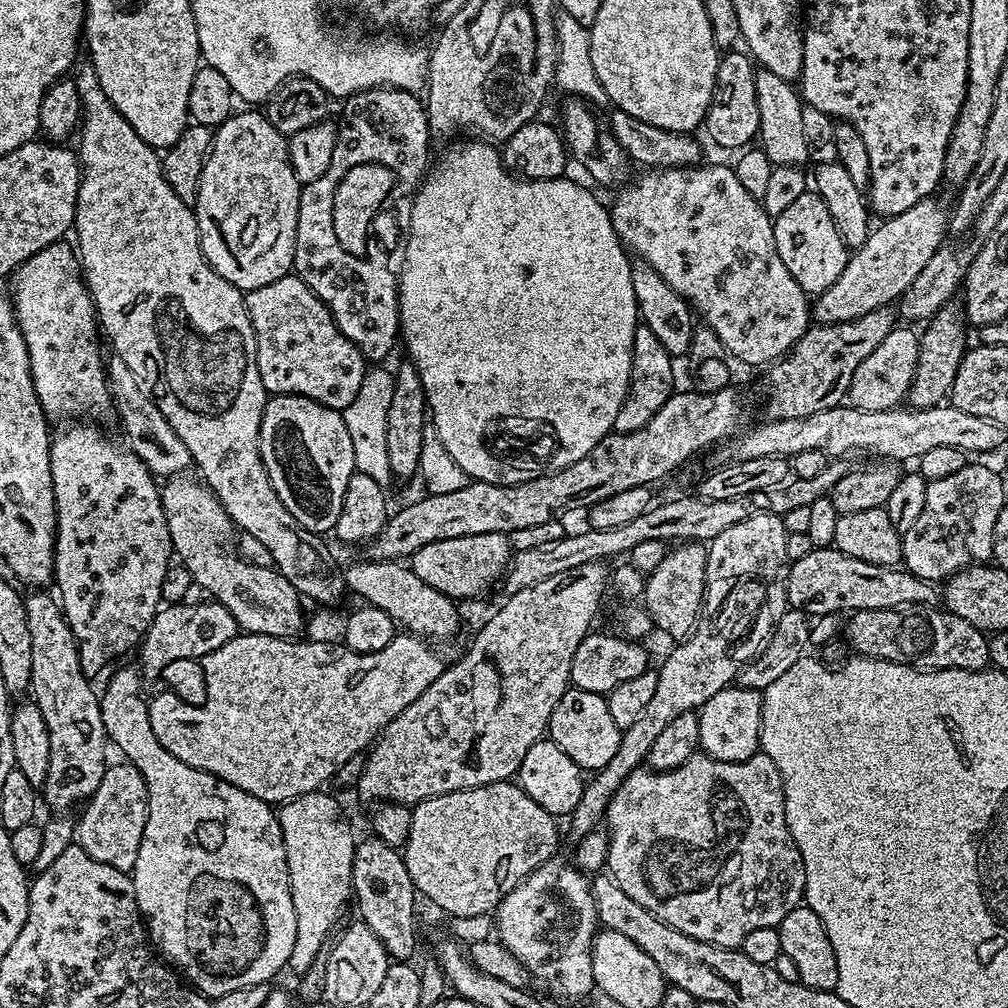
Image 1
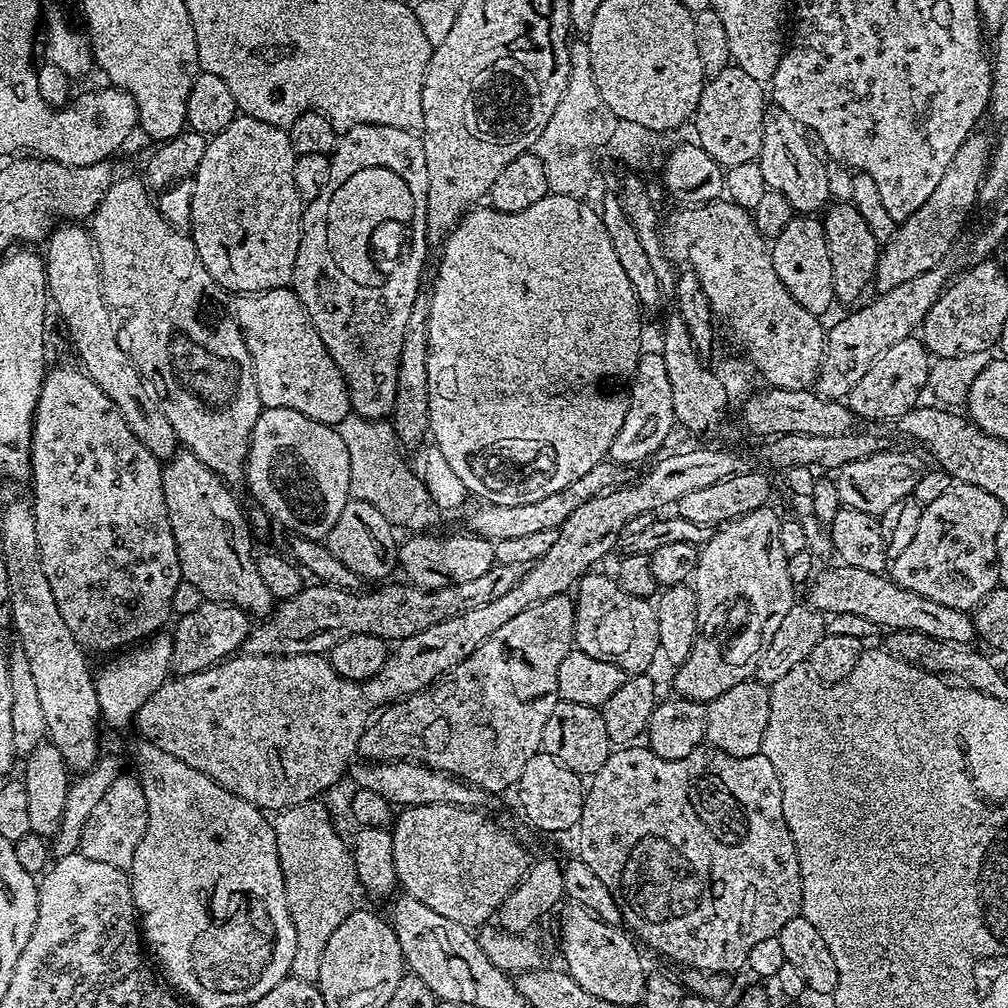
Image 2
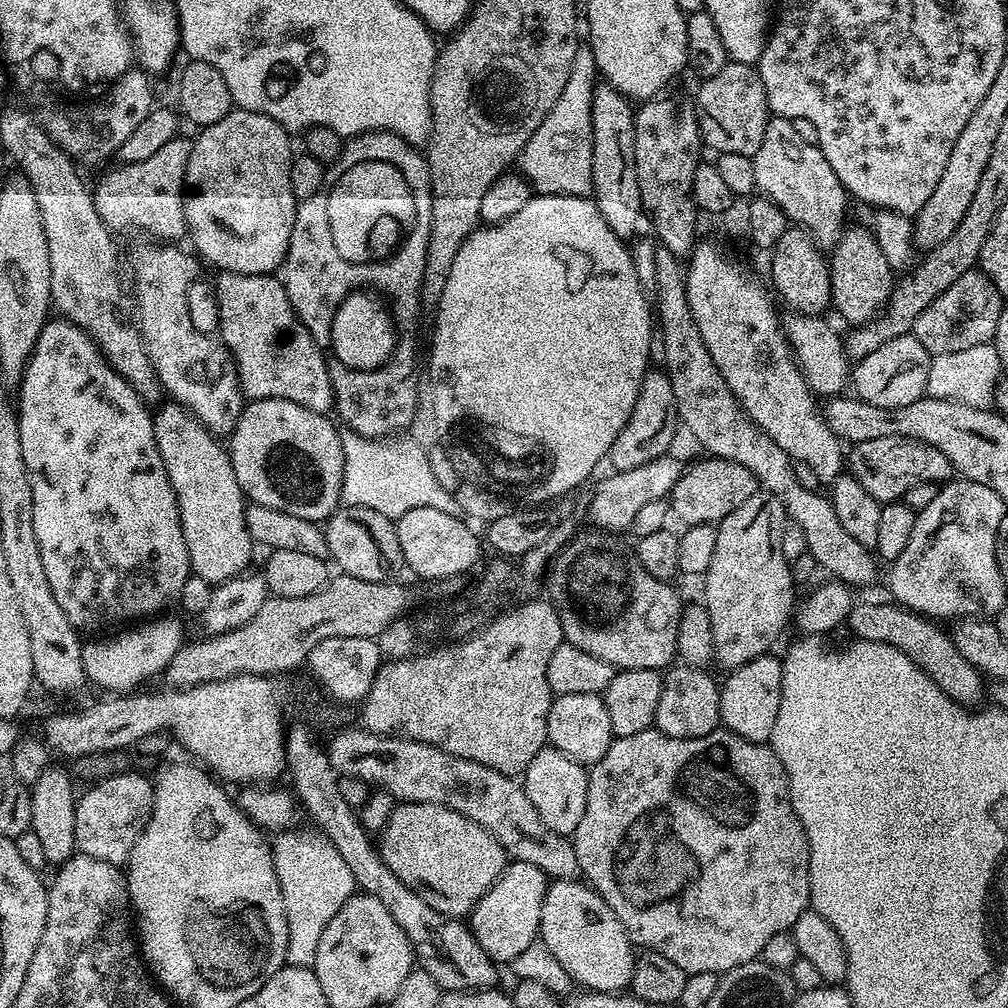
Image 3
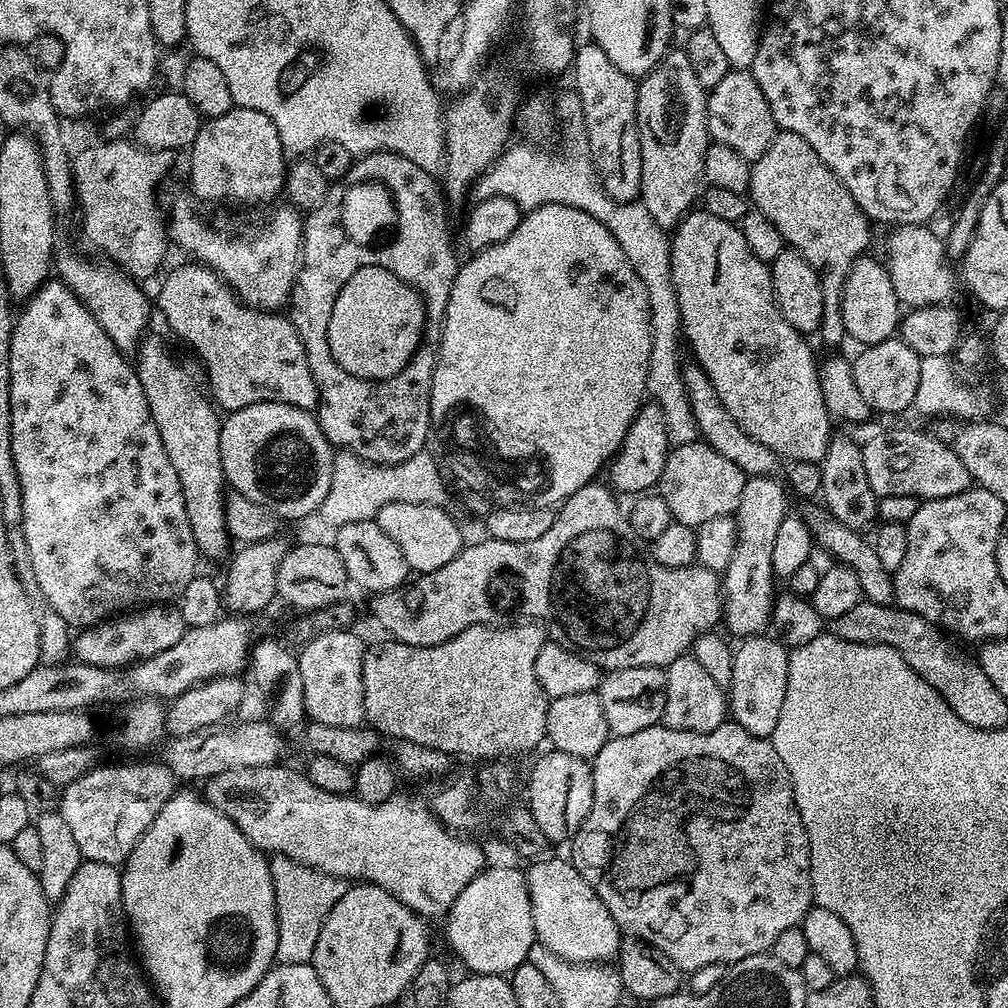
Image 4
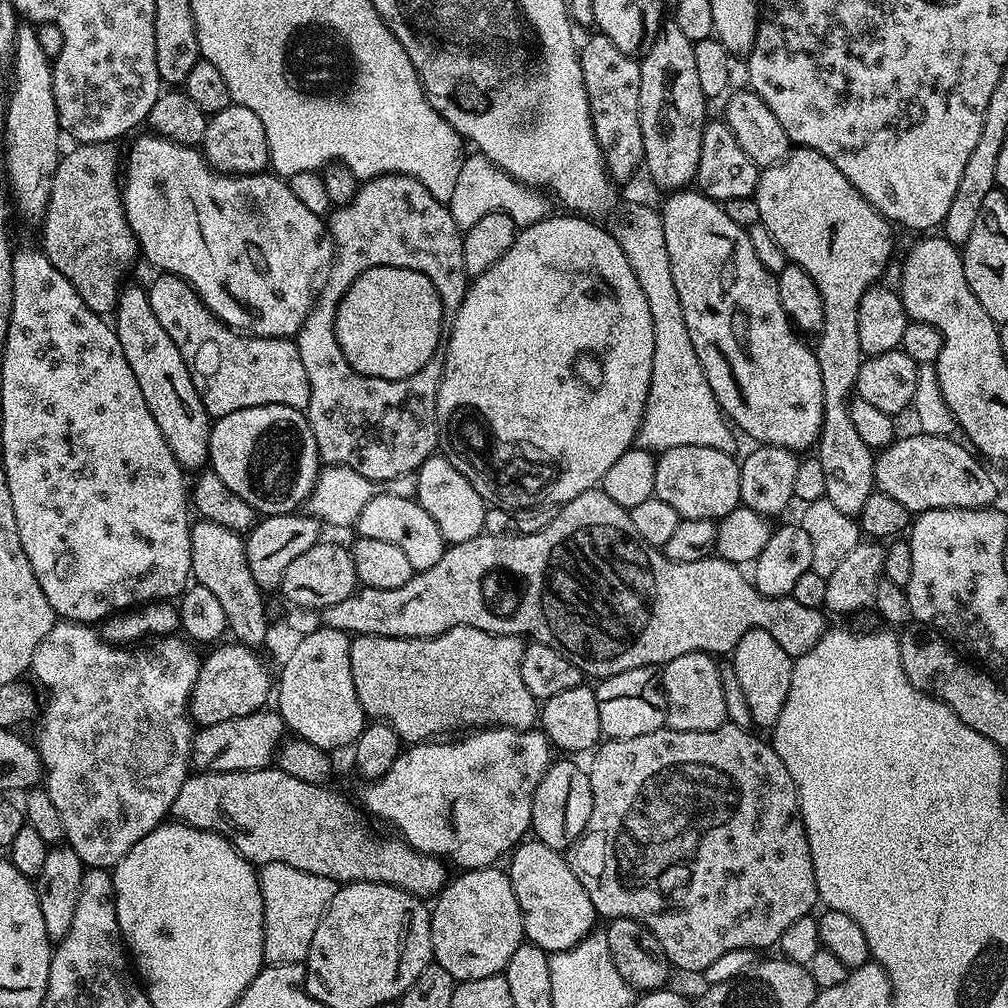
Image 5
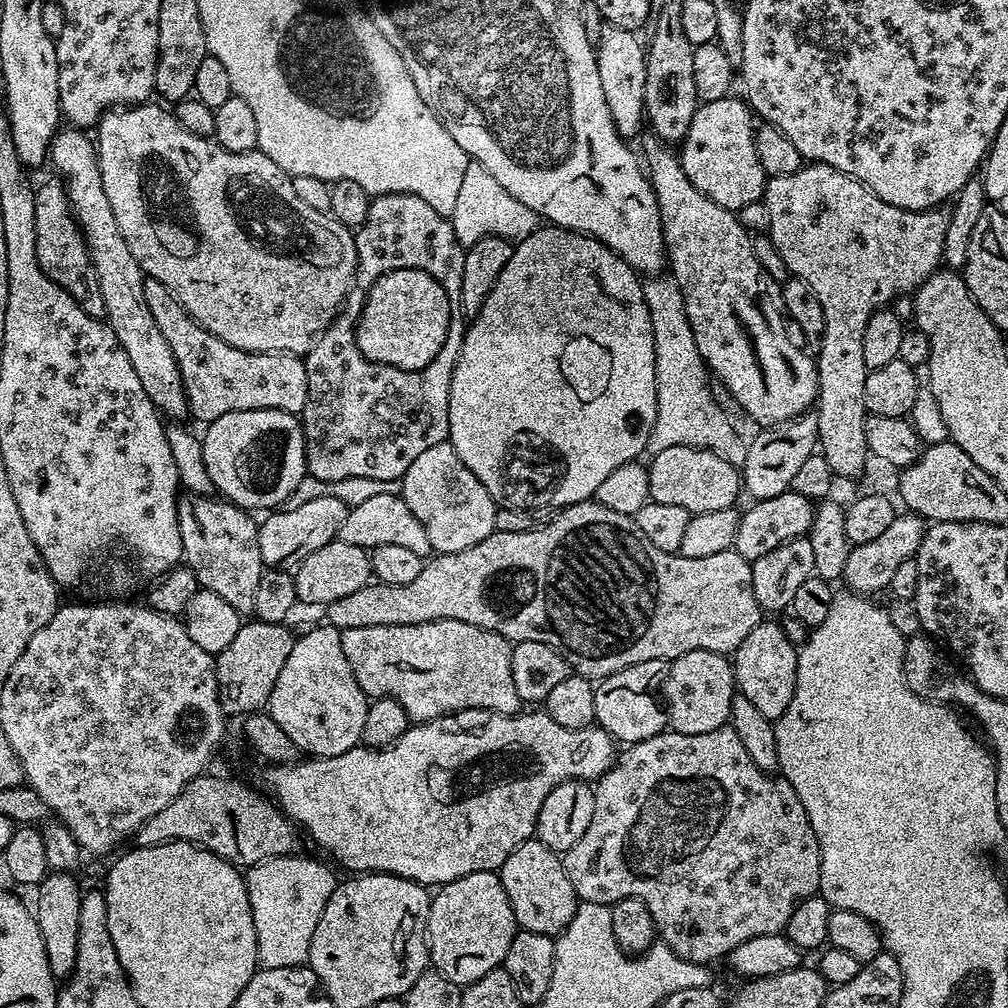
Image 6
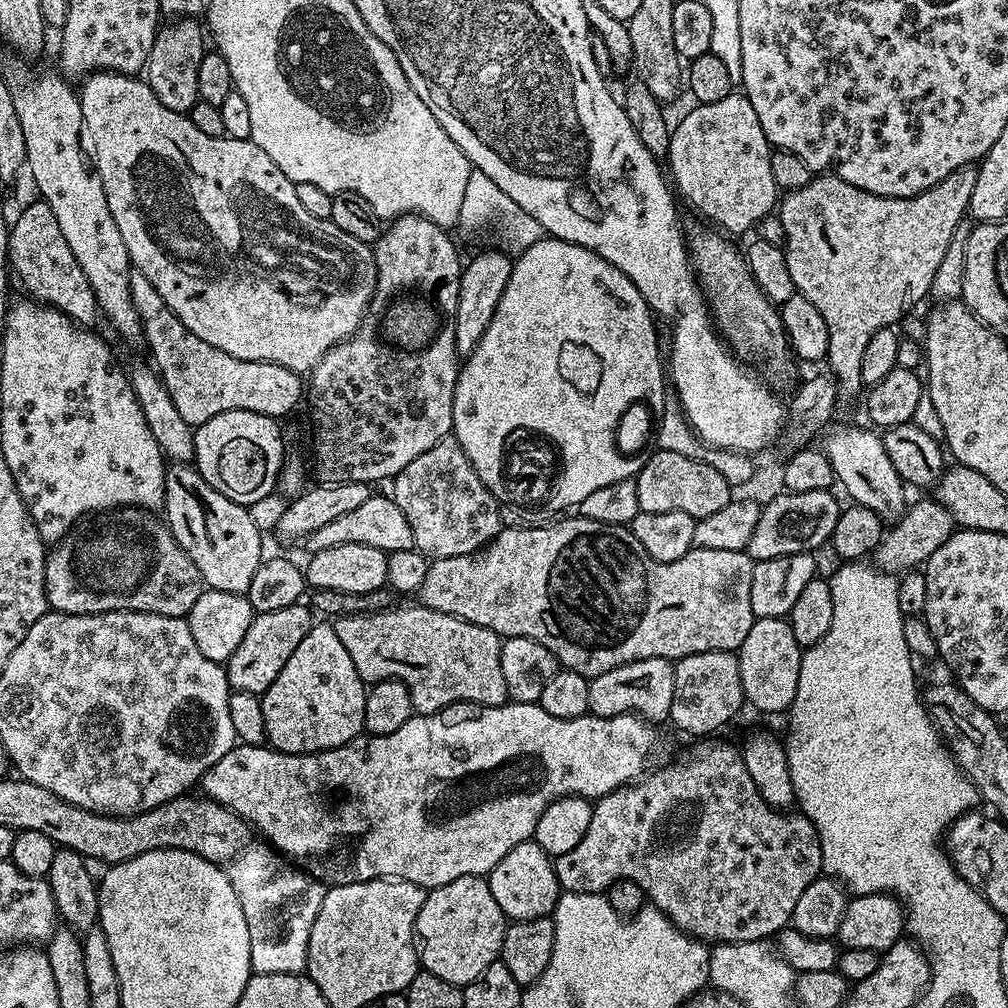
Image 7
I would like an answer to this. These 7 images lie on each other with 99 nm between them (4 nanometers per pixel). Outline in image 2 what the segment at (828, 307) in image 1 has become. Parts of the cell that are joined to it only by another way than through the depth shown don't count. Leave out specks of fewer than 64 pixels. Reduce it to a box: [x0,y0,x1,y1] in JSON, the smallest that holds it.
[874,130,994,292]

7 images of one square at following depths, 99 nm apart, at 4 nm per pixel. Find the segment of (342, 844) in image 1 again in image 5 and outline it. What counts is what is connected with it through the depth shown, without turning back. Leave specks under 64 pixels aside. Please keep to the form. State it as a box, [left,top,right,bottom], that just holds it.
[259,862,337,964]

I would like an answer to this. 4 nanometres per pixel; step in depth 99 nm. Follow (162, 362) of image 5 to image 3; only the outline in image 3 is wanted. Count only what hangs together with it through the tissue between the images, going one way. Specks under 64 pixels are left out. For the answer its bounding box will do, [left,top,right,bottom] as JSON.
[152,403,254,586]

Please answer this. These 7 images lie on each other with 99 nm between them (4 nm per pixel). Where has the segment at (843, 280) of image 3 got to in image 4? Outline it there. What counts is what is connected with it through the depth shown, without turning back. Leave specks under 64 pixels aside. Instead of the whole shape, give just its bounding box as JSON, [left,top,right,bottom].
[842,254,902,346]

